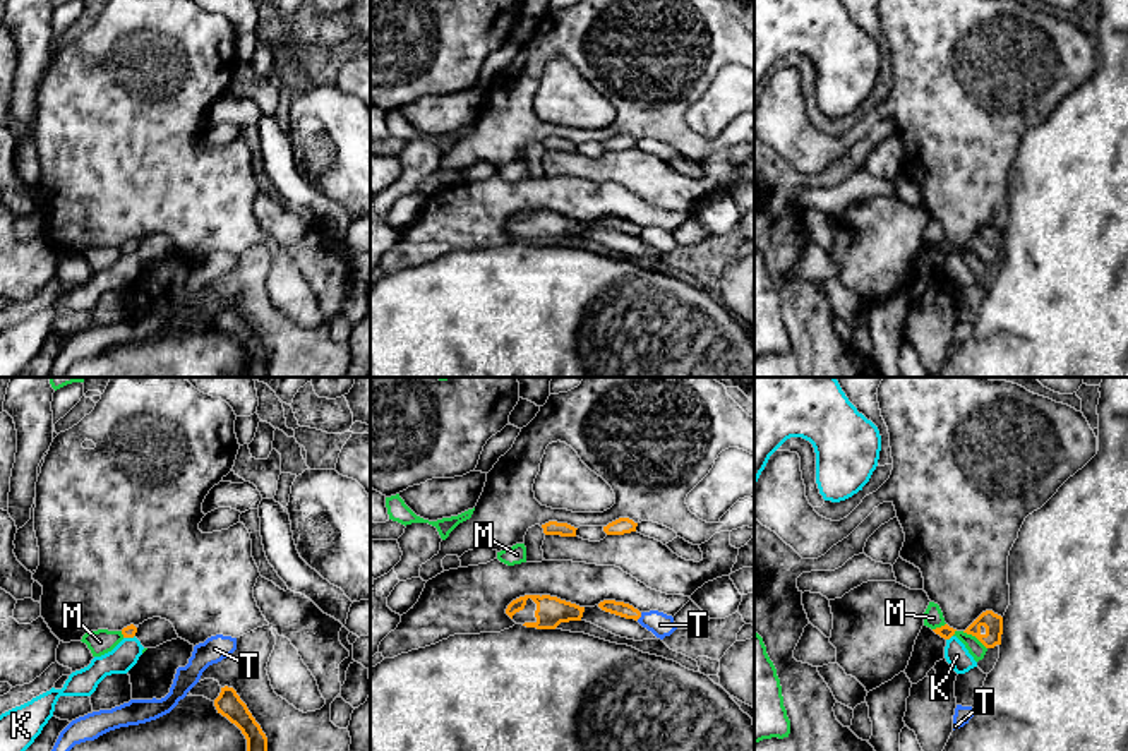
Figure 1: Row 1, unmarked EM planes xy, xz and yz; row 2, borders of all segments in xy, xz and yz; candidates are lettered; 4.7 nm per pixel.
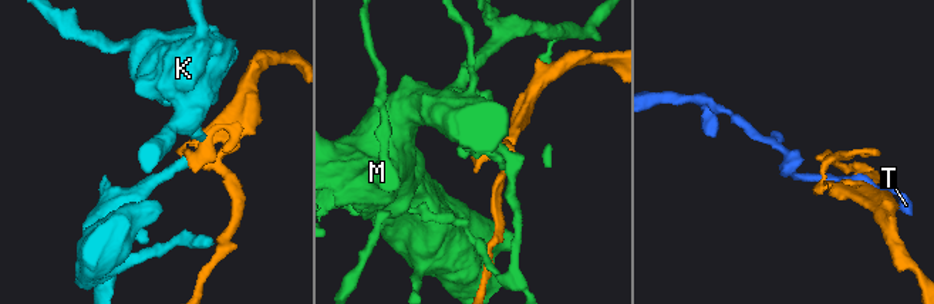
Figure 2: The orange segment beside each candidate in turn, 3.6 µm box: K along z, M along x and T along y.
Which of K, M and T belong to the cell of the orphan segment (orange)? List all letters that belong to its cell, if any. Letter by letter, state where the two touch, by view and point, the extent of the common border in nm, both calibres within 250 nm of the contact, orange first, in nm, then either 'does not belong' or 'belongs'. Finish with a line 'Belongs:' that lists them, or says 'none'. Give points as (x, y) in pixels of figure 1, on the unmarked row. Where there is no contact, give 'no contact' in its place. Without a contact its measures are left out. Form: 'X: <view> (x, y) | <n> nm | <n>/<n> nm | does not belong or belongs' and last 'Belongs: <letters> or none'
K: yz (948, 254) | 40 nm | 70/110 nm | does not belong
M: yz (974, 251) | 150 nm | 90/80 nm | does not belong
T: xz (640, 232) | 50 nm | 70/110 nm | does not belong
Belongs: none

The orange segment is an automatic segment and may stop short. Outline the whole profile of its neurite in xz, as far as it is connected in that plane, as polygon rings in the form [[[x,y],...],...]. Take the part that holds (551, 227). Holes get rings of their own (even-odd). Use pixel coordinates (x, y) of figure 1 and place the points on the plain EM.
[[[525,211],[513,216],[506,230],[526,243],[555,245],[561,238],[581,237],[585,223],[550,211]]]

